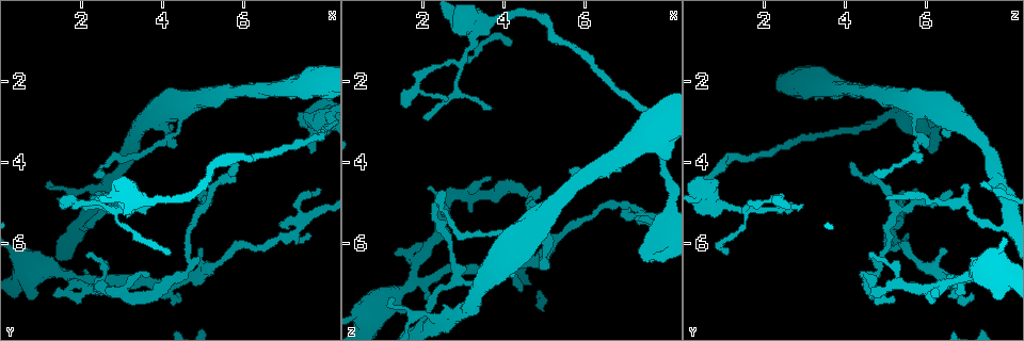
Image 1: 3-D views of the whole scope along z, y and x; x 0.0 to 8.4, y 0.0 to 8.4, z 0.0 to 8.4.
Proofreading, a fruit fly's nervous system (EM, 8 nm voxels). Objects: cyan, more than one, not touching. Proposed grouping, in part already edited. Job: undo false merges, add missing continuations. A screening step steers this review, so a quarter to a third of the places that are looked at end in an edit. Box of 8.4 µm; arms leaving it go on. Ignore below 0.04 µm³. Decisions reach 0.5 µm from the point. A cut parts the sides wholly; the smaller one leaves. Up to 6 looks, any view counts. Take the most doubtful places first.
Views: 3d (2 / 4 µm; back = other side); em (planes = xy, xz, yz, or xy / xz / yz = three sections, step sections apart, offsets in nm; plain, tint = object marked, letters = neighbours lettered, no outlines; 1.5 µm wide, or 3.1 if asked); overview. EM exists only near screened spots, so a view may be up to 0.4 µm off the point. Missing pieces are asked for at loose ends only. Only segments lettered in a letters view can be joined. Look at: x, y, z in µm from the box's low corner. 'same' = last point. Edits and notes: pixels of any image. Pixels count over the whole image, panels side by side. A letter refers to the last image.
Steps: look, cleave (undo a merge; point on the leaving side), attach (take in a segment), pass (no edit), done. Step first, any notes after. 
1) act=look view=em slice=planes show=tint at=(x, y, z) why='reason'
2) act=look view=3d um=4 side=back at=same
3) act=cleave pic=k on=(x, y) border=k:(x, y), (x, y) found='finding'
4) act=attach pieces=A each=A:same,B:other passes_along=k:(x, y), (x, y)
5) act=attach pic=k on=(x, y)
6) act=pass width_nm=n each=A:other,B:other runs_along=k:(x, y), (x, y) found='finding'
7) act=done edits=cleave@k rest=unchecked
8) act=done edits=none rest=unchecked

act=look view=3d um=2 at=(4.20, 6.25, 1.05)

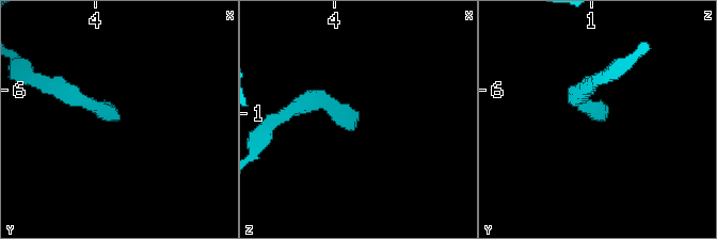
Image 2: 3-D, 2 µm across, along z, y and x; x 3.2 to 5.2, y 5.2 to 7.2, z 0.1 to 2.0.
act=look view=em slice=planes show=letters at=(4.22, 6.26, 1.08)

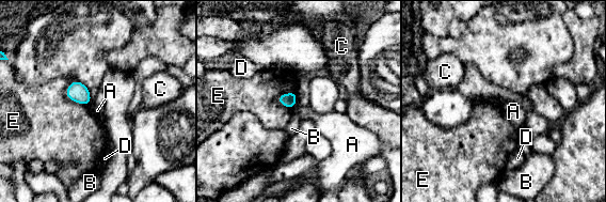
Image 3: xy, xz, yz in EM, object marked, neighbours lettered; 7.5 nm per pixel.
act=pass longest_contact=E:220nm each=A:other,B:other,C:other,D:other,E:other border=3:(297, 103), (291, 108) found='none of them fits'

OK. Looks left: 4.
act=look view=3d um=2 at=(2.15, 6.25, 4.70) why='an open end'

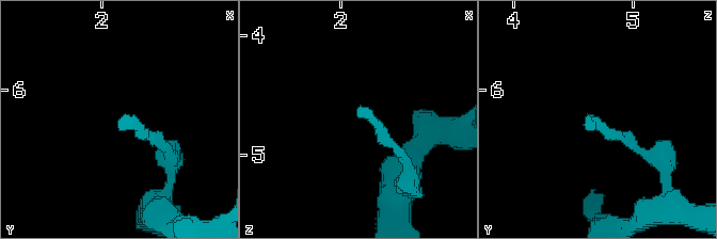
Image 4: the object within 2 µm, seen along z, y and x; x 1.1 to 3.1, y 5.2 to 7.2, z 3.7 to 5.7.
act=look view=em slice=planes show=tint at=(2.14, 6.24, 4.64)

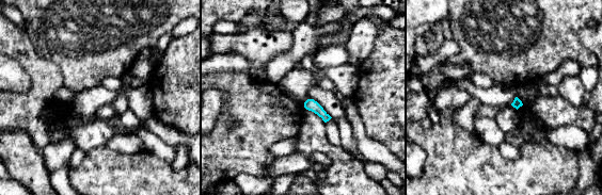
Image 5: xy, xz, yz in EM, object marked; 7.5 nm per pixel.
act=look view=em slice=planes show=letters at=same

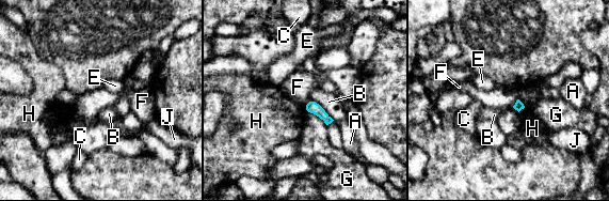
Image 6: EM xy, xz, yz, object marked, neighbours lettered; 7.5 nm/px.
act=pass longest_contact=B:240nm each=A:other,B:other,C:other,E:other,F:other,G:other,H:other,J:other border=6:(518, 98), (512, 107) found='no lettered segment goes on from it'

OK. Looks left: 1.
act=look view=em slice=yz step=8 show=letters at=(3.70, 5.00, 2.70) why='thin end'

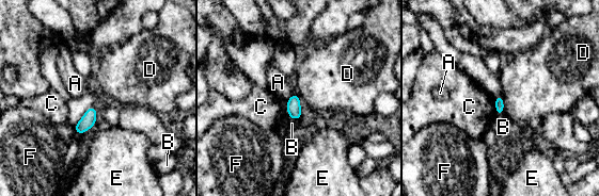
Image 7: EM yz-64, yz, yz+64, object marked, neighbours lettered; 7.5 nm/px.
act=pass longest_contact=D:150nm each=A:other,B:other,C:other,D:other,E:other,F:other border=7:(501, 95), (504, 114) found='none of them fits'

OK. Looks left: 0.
act=done edits=none rest=unchecked

